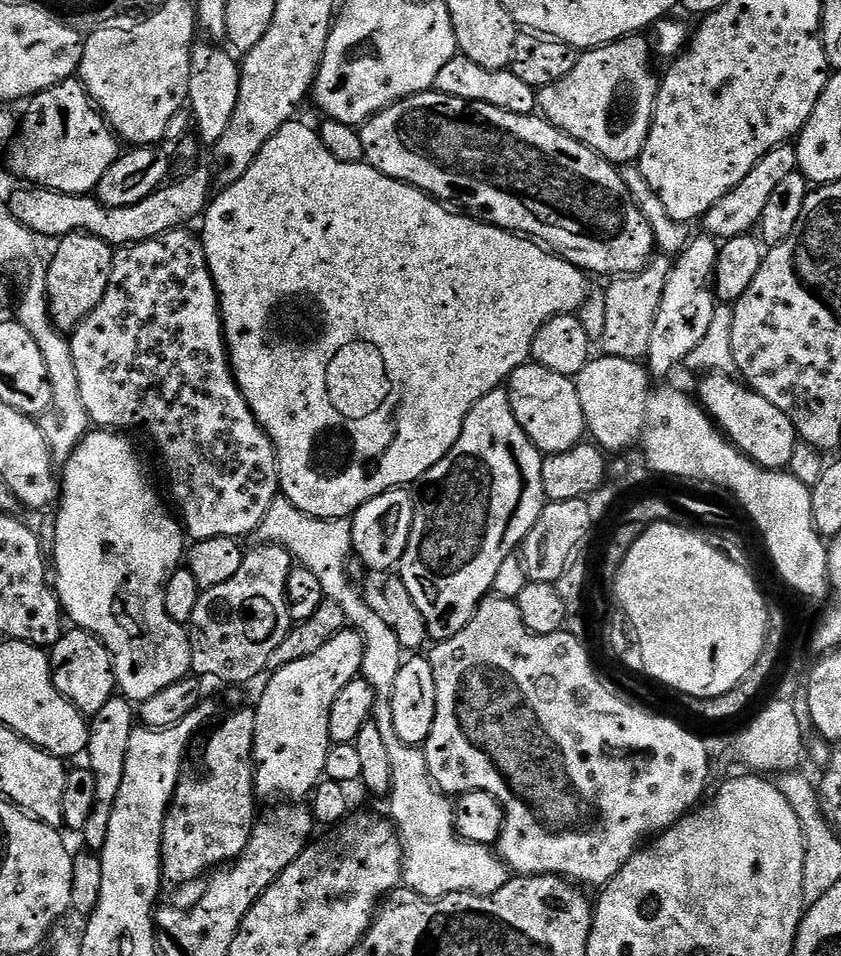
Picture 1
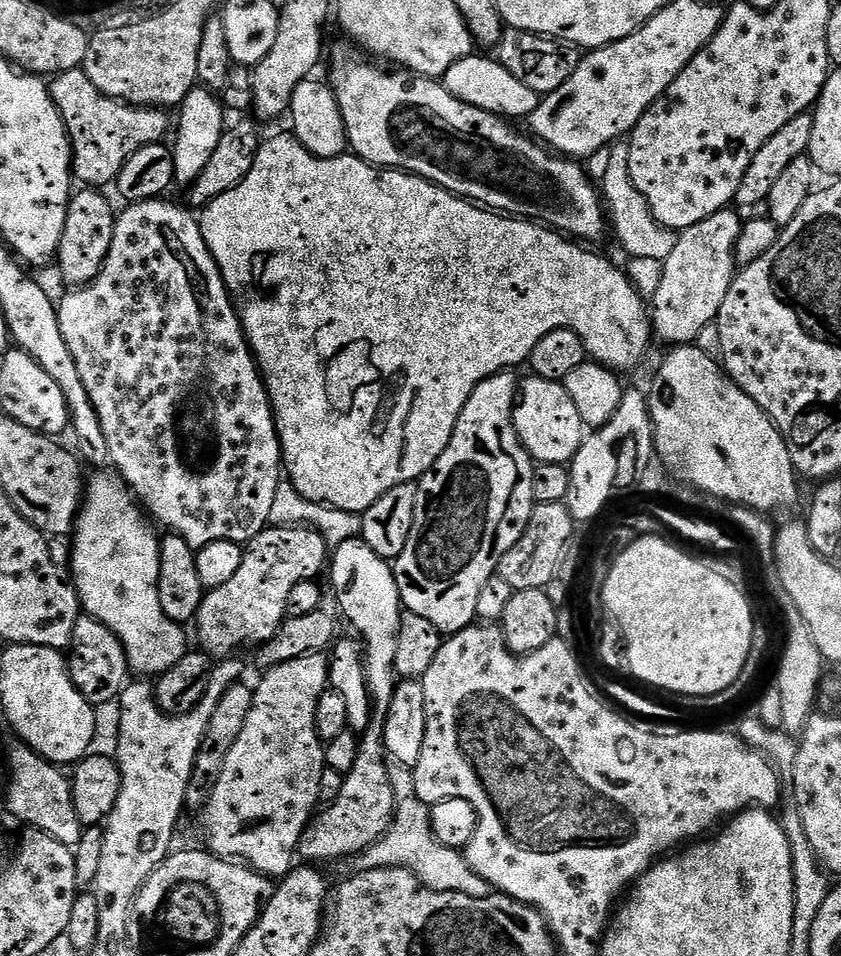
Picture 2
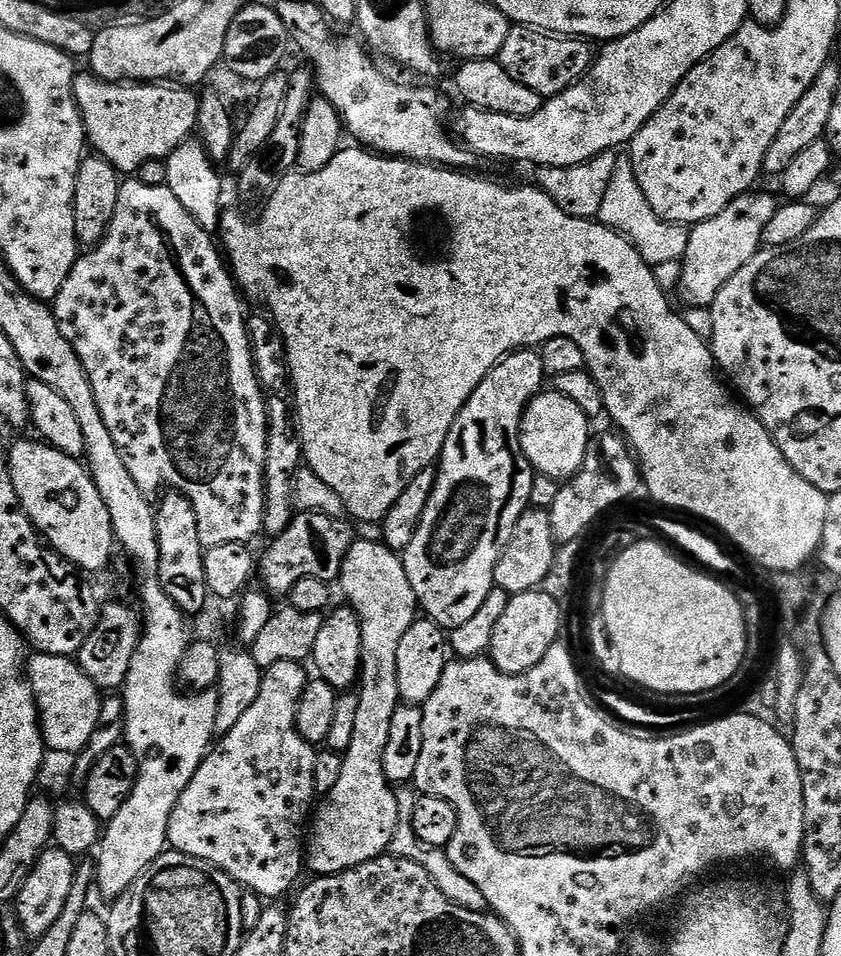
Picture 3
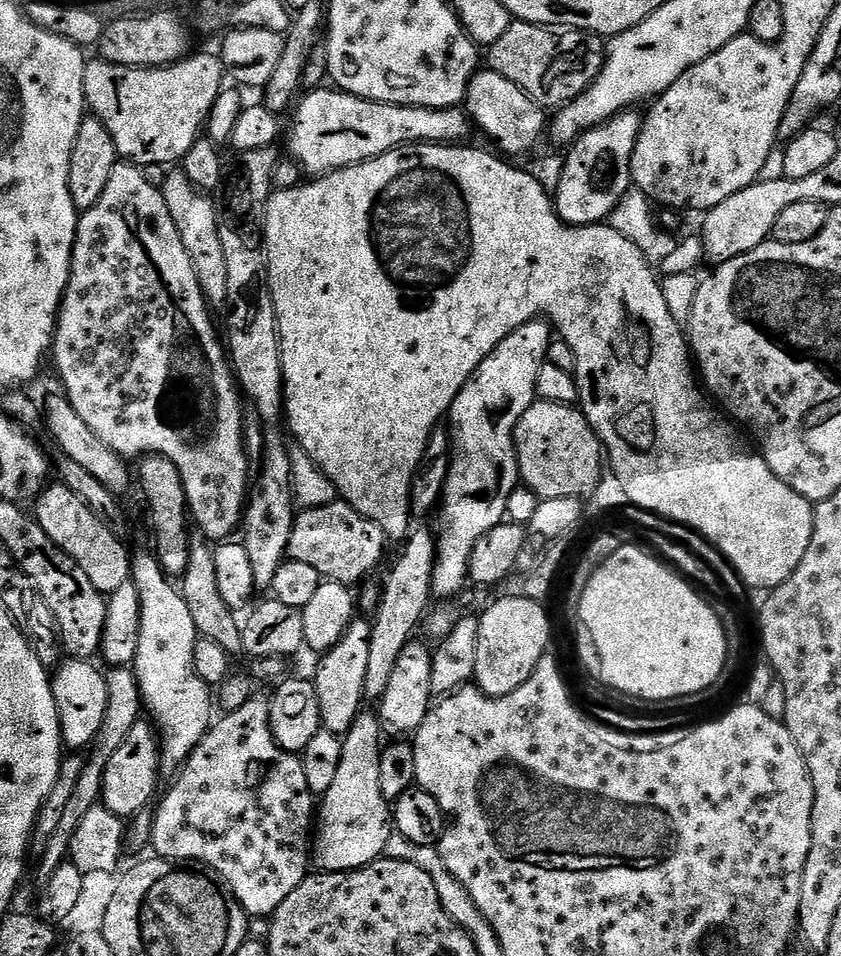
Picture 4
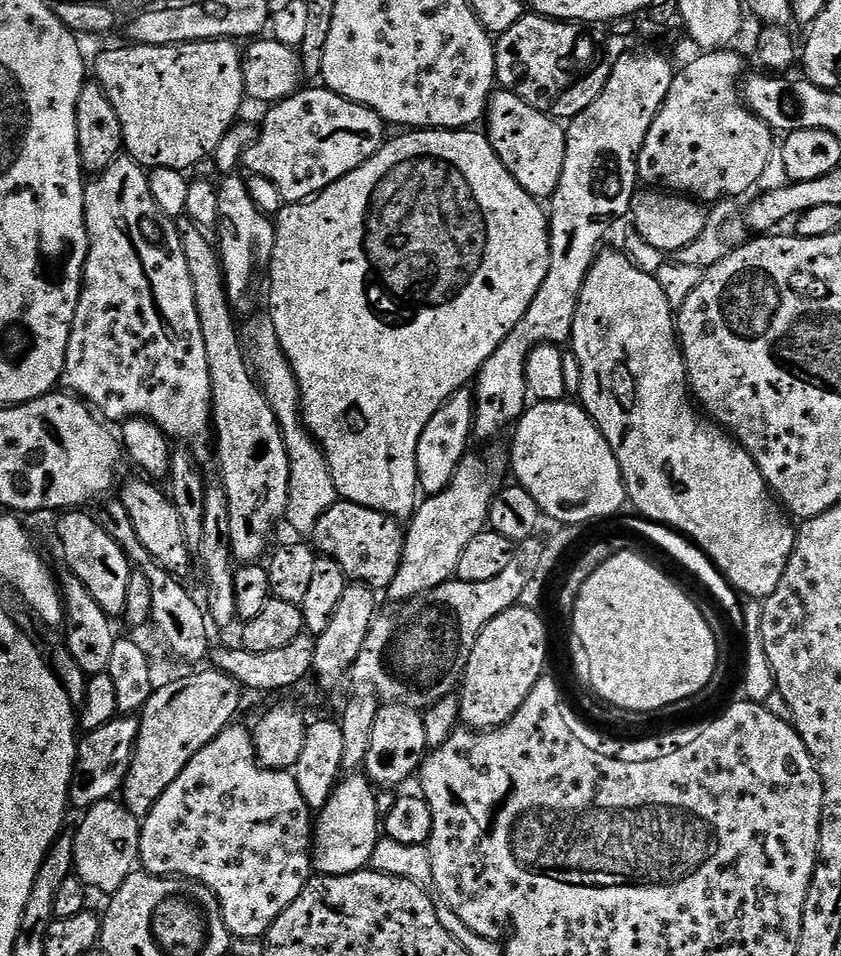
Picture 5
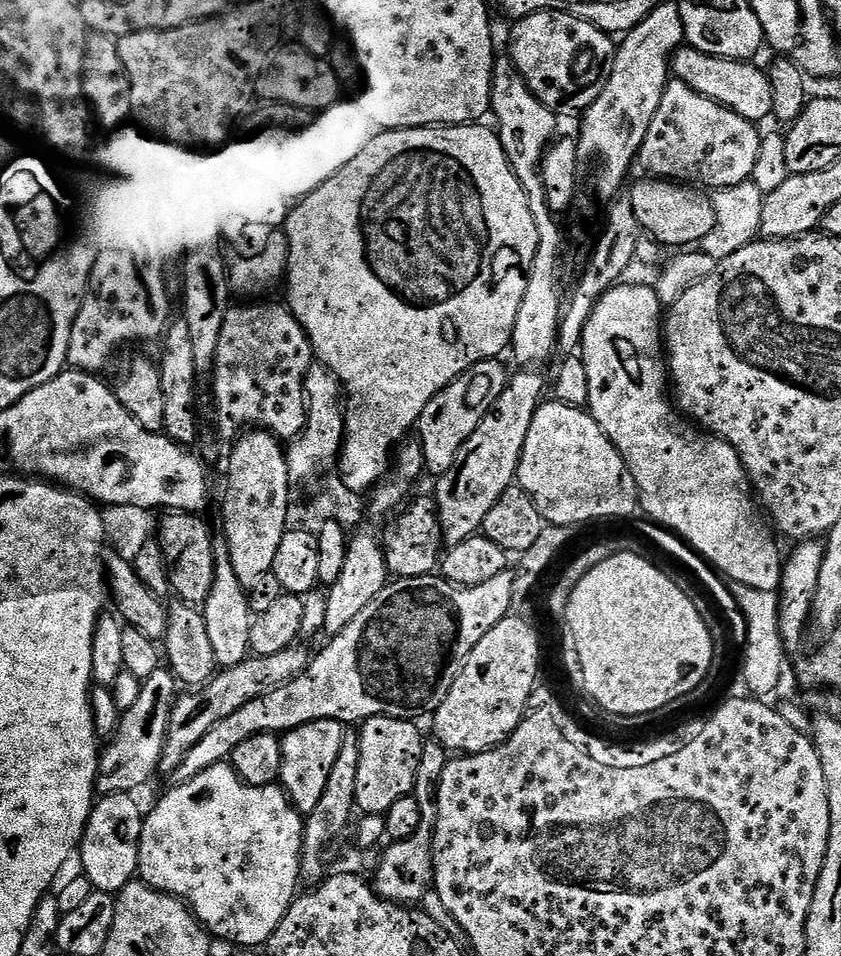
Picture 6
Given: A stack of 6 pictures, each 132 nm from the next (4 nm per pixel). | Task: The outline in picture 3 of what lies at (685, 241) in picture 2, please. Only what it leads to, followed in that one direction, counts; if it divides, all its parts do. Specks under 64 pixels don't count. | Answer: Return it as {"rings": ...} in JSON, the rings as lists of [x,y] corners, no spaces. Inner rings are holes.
{"rings":[[[760,191],[745,192],[734,198],[722,214],[714,214],[714,218],[706,218],[701,224],[689,231],[688,245],[680,263],[680,279],[674,287],[674,294],[688,310],[707,309],[734,274],[746,266],[750,258],[760,251],[766,222],[776,212],[778,200]]]}

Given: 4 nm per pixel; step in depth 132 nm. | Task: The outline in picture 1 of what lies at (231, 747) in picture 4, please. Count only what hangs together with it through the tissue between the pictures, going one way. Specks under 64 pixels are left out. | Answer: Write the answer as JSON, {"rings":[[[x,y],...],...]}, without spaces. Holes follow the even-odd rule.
{"rings":[[[345,630],[338,633],[334,638],[330,638],[330,642],[326,642],[326,646],[320,647],[314,654],[301,658],[298,662],[290,662],[290,666],[282,666],[275,669],[267,677],[268,685],[264,688],[264,693],[260,696],[260,701],[254,704],[256,709],[256,729],[254,730],[254,750],[252,758],[255,761],[256,770],[256,794],[261,801],[272,800],[271,802],[300,802],[305,798],[311,797],[312,791],[321,780],[325,779],[324,771],[326,770],[326,754],[332,744],[330,738],[330,706],[334,706],[334,698],[338,698],[338,694],[342,694],[342,690],[351,680],[360,676],[360,667],[362,666],[362,654],[364,653],[364,639],[354,630]]]}

